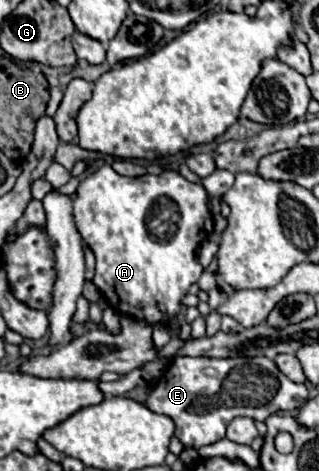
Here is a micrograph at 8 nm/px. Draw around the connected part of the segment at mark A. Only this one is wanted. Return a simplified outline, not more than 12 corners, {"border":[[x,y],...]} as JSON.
{"border":[[178,170],[80,180],[110,306],[168,324],[204,268],[208,192]]}

